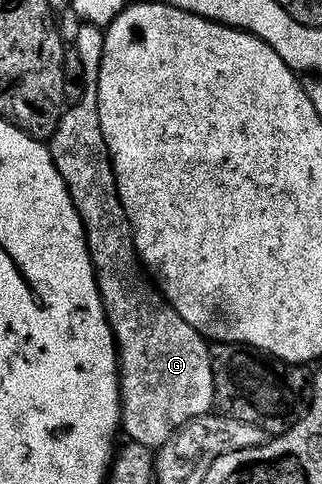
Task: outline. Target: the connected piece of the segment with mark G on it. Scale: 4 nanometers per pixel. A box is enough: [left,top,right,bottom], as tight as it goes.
[50,24,216,448]

